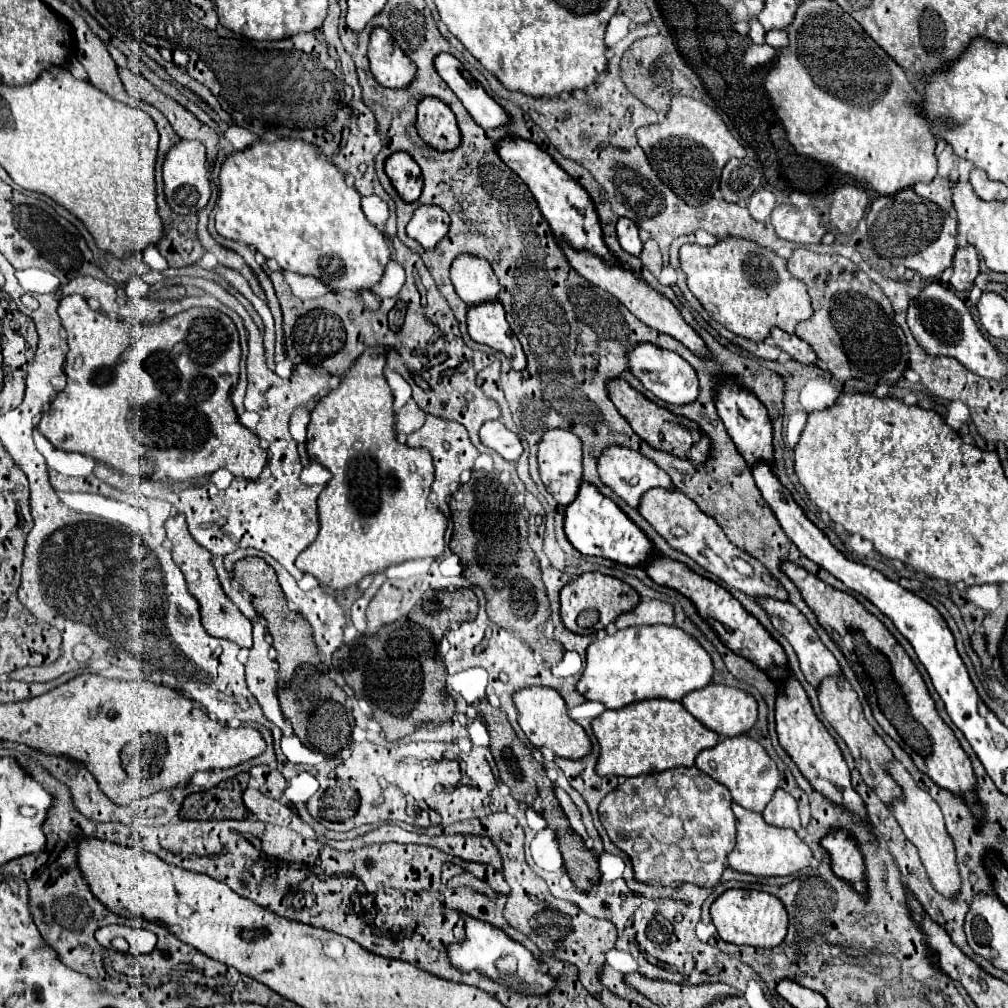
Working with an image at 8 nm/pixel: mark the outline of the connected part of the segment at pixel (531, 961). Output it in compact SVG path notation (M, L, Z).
M463 914L463 926L465 926L465 940L461 942L453 942L451 946L447 946L447 958L451 962L453 968L461 970L461 972L471 972L471 970L481 970L481 966L485 964L485 960L497 960L497 958L503 958L503 956L513 956L519 964L519 976L525 978L525 980L531 980L531 982L537 982L541 986L543 992L549 992L557 986L557 978L543 972L541 970L541 962L519 942L515 942L513 938L509 938L503 930L499 930L497 926L491 926L489 922L483 922L483 920L477 920L477 918L471 918L467 914Z

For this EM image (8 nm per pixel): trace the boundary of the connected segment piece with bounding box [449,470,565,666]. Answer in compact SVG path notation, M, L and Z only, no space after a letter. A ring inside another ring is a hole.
M473 472L467 484L461 484L459 490L451 496L451 516L455 522L453 538L449 548L461 558L465 568L465 578L479 586L487 598L487 614L491 614L493 622L499 622L505 630L513 630L521 636L543 660L555 666L563 658L563 648L551 646L543 634L543 626L549 618L549 600L545 592L545 584L541 580L539 560L527 544L527 516L523 514L523 496L517 492L513 482L501 482L495 472Z

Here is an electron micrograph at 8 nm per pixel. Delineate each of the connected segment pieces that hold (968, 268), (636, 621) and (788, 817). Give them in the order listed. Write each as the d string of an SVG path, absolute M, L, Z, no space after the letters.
M973 246L957 248L955 258L953 258L953 276L951 276L951 286L959 292L967 292L973 286L975 276L979 274L979 256Z
M641 600L635 610L621 614L615 620L617 628L641 626L641 624L673 624L675 612L669 602L663 600Z
M777 790L771 798L771 802L767 804L767 808L763 810L763 818L767 824L771 826L781 826L781 828L793 828L799 830L801 828L801 820L799 820L799 808L795 798L791 798L791 794L787 794L785 790Z

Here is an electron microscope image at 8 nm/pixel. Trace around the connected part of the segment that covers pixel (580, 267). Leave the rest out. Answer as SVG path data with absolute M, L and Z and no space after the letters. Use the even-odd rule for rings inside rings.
M559 244L559 246L561 246L561 250L565 252L569 264L571 264L583 278L587 278L587 280L593 282L595 286L599 286L599 288L607 290L611 296L615 296L615 298L617 298L621 304L625 304L643 324L647 324L649 328L655 328L655 330L659 330L659 332L663 332L663 334L669 334L669 336L677 338L677 340L683 342L689 350L693 350L697 356L709 356L709 354L707 354L707 348L705 348L705 344L703 344L703 340L701 340L701 338L697 336L697 332L681 318L681 314L677 312L677 308L671 304L671 300L667 300L665 296L661 296L659 292L655 292L645 280L641 280L641 278L635 276L631 270L625 270L625 268L621 268L621 266L607 266L607 264L603 264L601 258L591 256L591 254L587 254L587 252L577 252L577 250L573 250L573 248L567 246L567 244Z

